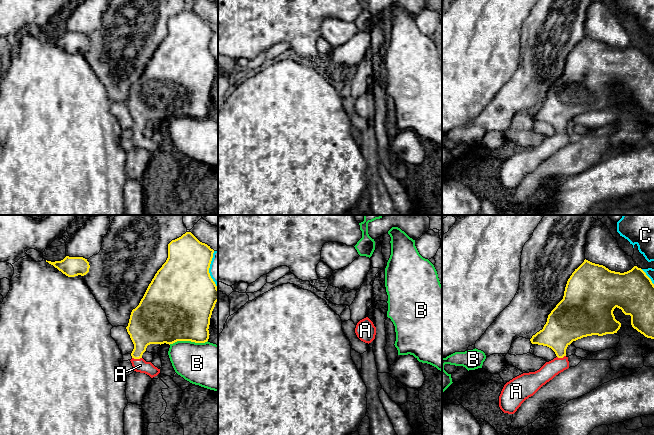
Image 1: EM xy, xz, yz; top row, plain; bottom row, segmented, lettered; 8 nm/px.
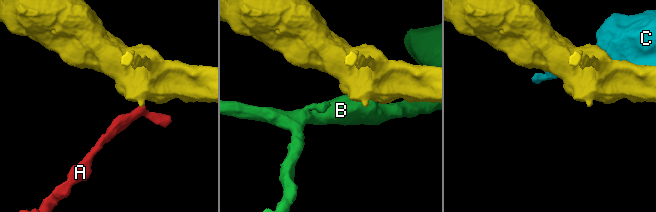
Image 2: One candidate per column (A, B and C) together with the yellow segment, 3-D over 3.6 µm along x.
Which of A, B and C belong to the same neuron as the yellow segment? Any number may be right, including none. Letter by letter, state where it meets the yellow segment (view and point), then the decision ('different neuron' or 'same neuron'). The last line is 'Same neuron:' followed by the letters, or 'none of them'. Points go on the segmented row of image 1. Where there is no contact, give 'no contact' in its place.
A: meets yellow in xy at (137, 358); same neuron
B: meets yellow in xy at (188, 340); different neuron
C: meets yellow in yz at (648, 277); different neuron
Same neuron: A

